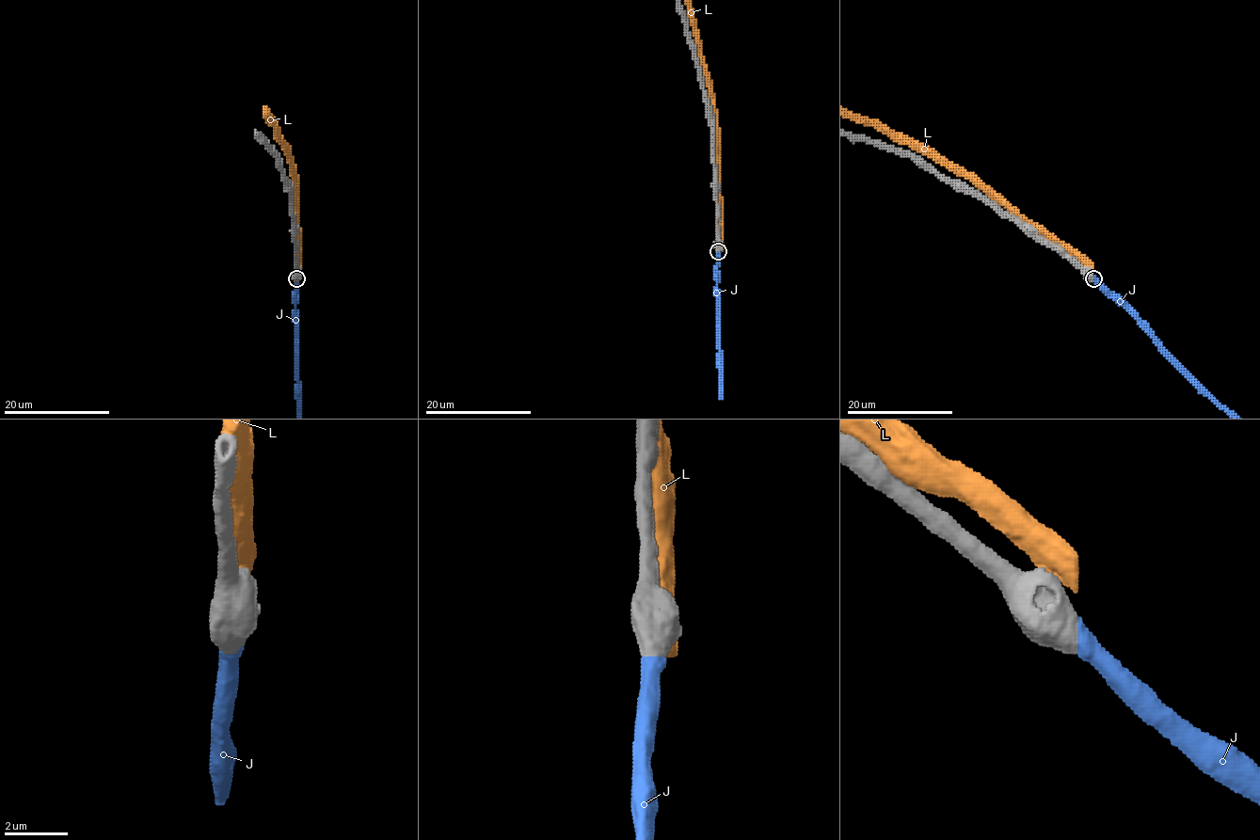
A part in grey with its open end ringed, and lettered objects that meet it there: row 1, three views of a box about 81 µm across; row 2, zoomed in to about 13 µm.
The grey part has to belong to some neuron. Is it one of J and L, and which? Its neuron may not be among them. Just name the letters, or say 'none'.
J

